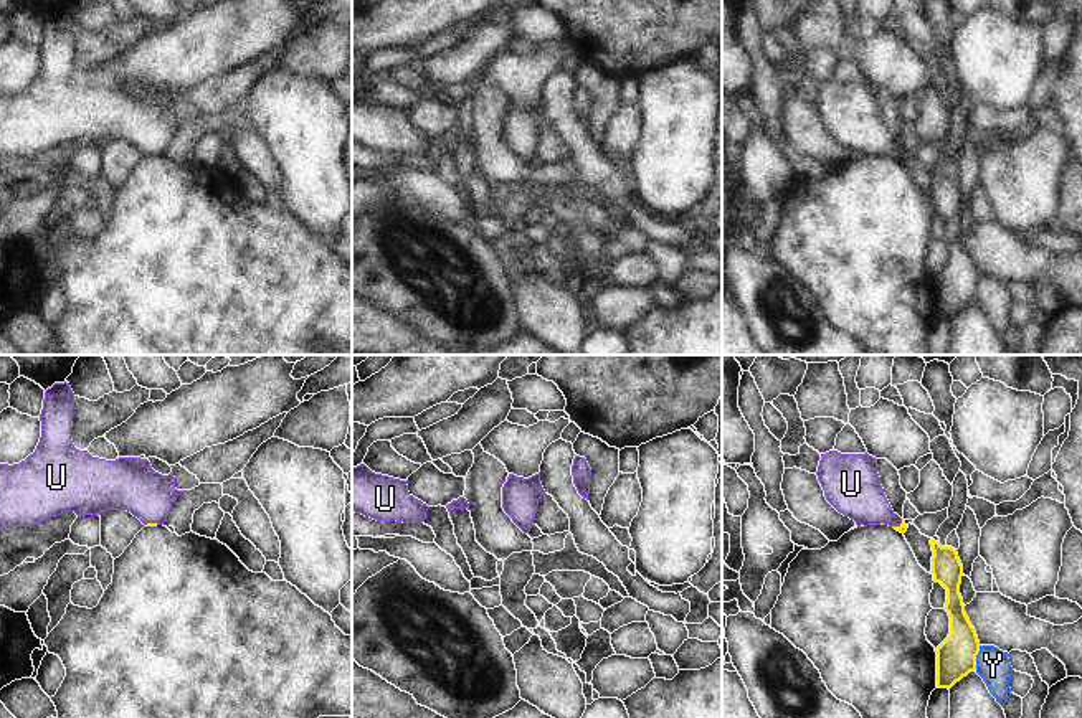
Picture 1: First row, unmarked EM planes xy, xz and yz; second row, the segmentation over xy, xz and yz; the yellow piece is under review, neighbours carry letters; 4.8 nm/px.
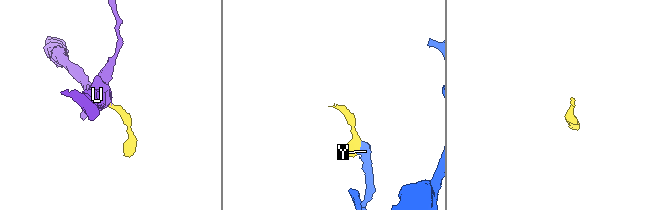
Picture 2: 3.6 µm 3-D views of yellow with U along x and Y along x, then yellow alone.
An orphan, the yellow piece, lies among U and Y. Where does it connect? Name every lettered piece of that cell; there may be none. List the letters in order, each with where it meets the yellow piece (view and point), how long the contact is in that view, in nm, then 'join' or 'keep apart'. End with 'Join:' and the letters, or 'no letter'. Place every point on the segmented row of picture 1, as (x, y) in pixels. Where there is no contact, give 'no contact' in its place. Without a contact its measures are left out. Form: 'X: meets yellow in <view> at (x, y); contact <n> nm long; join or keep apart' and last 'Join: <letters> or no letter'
U: meets yellow in yz at (901, 524); contact 60 nm long; join
Y: meets yellow in yz at (975, 657); contact 120 nm long; keep apart
Join: U

